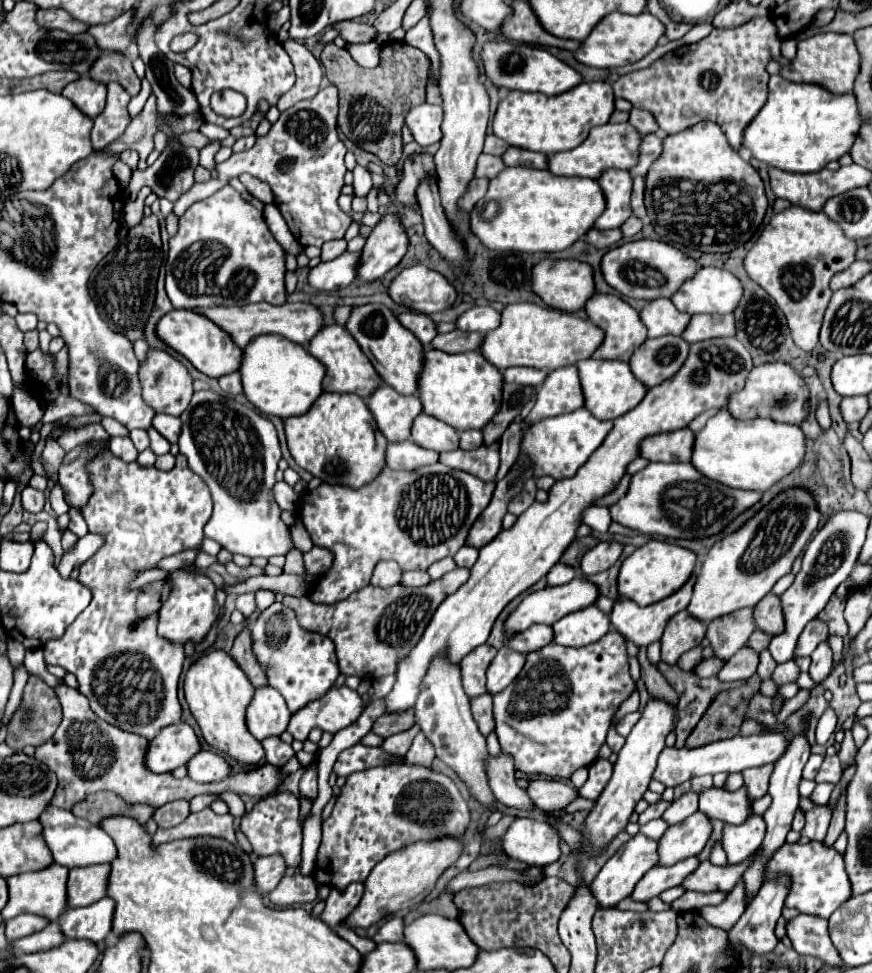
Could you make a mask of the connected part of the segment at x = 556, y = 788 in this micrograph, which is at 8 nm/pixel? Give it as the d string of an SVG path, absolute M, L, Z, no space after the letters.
M542 777L528 781L526 793L534 801L536 807L548 813L560 811L562 807L566 807L570 801L578 797L578 791L574 787L568 787L566 783L556 781L556 779L542 779Z

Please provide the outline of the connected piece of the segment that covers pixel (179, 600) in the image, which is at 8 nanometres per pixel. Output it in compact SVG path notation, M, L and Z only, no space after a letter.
M178 569L174 573L170 573L168 577L170 585L172 585L172 591L166 599L166 603L162 605L160 609L160 623L158 623L158 633L170 641L176 641L176 643L186 643L186 641L194 641L194 643L200 643L210 625L216 621L218 617L218 611L216 609L216 599L214 599L214 593L216 593L216 587L212 583L210 577L202 575L202 573L196 573L196 571L184 571L184 569Z

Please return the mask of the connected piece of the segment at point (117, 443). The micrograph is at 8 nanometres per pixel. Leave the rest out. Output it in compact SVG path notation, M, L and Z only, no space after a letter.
M112 437L108 449L124 461L136 461L136 457L138 457L138 449L130 441L130 437Z

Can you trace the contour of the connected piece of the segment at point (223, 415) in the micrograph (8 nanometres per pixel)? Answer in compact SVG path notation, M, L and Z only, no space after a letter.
M210 389L196 391L180 419L180 453L188 457L188 465L206 481L214 499L214 513L204 527L206 537L218 541L230 553L242 553L246 557L286 555L296 549L290 527L280 519L280 507L272 495L276 483L274 473L282 459L274 425L236 401L234 427L234 399Z

